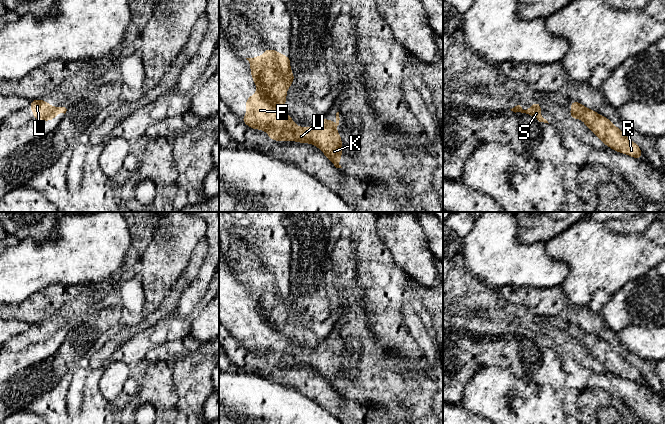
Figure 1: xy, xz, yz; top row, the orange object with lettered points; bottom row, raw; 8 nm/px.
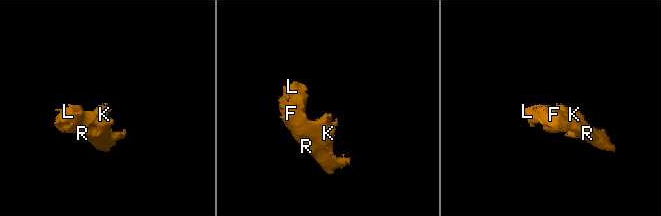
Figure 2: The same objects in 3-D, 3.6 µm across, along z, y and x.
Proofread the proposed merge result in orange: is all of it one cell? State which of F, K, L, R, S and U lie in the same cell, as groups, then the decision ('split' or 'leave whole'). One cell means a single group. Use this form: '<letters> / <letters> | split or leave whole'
F K L R S U | leave whole

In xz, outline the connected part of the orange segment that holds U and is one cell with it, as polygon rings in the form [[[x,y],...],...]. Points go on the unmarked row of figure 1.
[[[264,273],[262,282],[258,277],[257,281],[246,283],[250,287],[252,304],[258,315],[246,322],[246,340],[241,341],[241,345],[254,354],[262,353],[273,365],[296,365],[316,369],[336,392],[342,392],[339,388],[342,382],[342,361],[336,353],[340,344],[339,336],[336,337],[335,348],[325,342],[319,343],[313,351],[299,351],[293,346],[292,340],[284,334],[286,316],[295,304],[295,299],[291,295],[290,280],[283,280],[274,273]]]

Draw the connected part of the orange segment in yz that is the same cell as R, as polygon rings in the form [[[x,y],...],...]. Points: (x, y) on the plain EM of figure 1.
[[[574,323],[571,325],[570,343],[581,343],[604,369],[614,375],[638,384],[642,383],[643,378],[639,369],[631,365],[609,342],[603,341]]]

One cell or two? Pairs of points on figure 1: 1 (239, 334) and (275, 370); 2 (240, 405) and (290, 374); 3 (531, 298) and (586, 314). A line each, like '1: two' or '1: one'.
1: two
2: two
3: one

